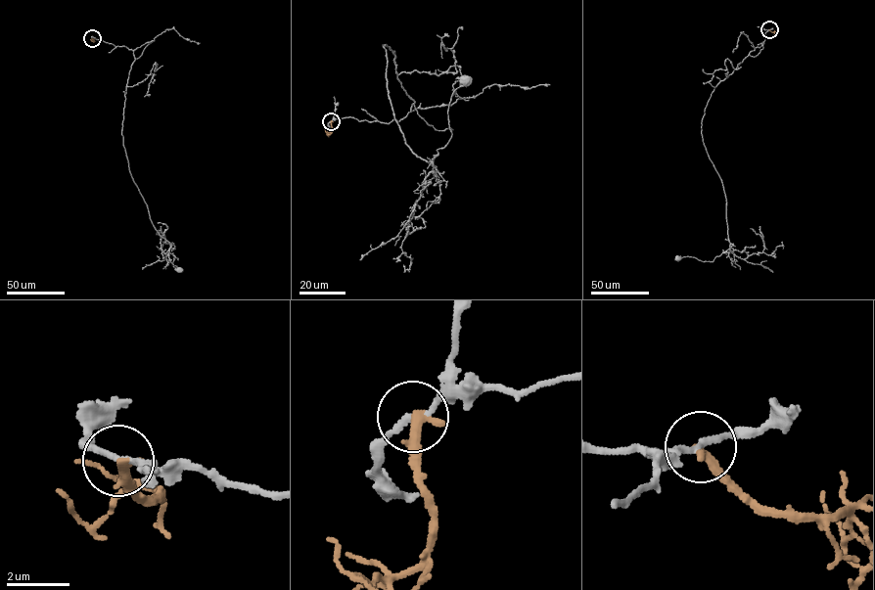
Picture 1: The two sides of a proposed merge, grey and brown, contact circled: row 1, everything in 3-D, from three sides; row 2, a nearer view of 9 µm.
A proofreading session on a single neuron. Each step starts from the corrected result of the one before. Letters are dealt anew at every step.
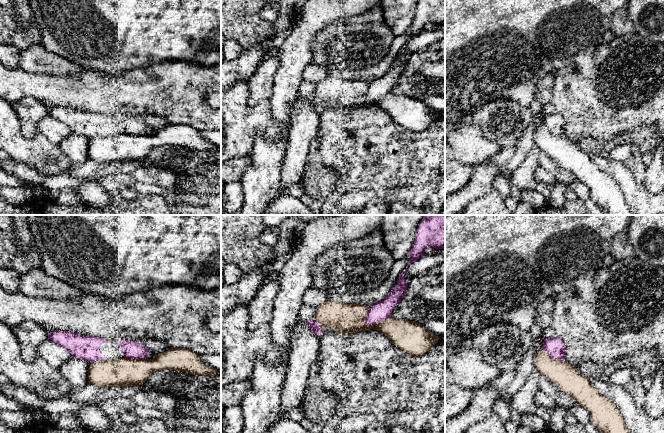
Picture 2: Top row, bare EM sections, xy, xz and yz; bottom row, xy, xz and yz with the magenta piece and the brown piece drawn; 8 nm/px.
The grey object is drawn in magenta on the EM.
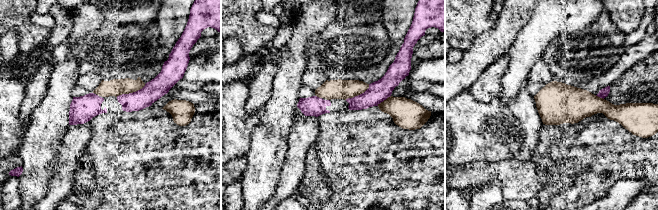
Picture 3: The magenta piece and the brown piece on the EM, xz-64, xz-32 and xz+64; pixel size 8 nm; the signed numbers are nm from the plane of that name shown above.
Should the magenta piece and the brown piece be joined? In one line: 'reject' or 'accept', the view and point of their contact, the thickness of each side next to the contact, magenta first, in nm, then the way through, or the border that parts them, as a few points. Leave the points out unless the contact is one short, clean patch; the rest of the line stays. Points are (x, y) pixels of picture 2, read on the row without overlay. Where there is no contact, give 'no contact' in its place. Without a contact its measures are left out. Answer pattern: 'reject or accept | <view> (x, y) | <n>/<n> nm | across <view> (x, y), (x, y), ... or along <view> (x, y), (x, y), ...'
reject | xz (376, 98) | 150/240 nm | along xz (390, 91), (373, 99), (366, 99), (363, 96)

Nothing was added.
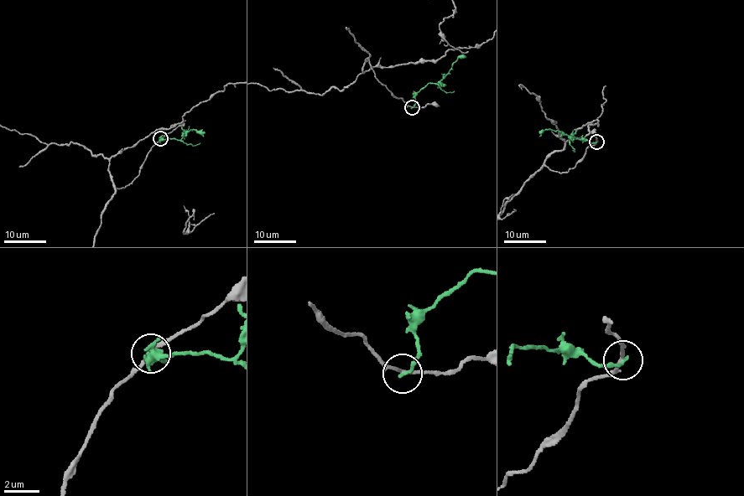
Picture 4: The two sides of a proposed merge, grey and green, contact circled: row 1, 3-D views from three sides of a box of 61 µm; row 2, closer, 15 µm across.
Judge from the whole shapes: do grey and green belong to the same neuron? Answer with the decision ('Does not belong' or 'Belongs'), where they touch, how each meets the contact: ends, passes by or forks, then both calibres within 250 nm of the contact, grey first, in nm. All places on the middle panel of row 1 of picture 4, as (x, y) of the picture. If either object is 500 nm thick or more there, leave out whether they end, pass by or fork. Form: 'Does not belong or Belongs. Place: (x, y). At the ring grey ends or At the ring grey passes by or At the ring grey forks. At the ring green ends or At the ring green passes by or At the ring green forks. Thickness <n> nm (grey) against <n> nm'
Does not belong. Place: (412, 107). At the ring grey passes by. At the ring green ends. Thickness 180 nm (grey) against 200 nm

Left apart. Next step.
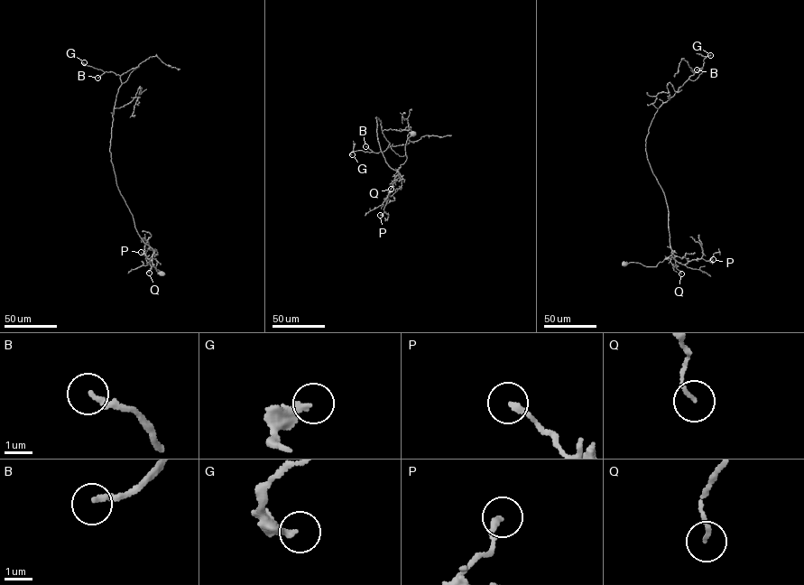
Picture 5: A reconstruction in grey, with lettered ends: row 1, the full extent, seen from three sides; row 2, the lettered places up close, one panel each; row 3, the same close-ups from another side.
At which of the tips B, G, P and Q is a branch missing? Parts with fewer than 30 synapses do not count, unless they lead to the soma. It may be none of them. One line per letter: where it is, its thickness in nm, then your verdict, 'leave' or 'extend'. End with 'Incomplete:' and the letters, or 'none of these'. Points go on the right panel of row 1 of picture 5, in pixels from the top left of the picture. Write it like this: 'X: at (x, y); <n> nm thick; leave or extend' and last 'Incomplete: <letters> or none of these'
B: at (697, 69); 220 nm thick; extend
G: at (710, 55); 280 nm thick; leave
P: at (713, 259); 220 nm thick; leave
Q: at (681, 273); 120 nm thick; leave
Incomplete: B

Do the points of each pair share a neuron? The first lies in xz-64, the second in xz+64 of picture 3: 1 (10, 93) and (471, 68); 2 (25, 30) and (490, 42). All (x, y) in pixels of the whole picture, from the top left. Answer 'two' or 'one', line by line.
1: two
2: two

